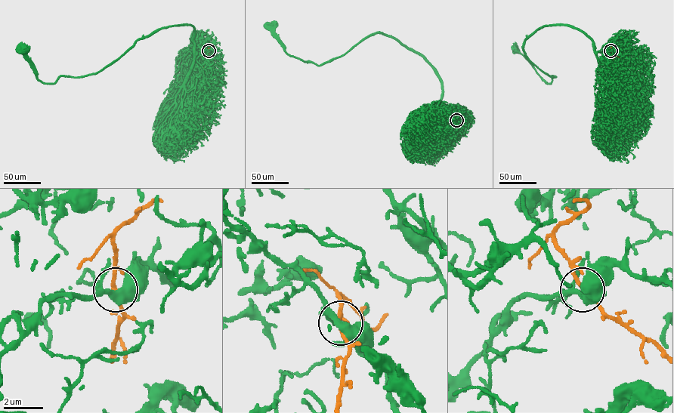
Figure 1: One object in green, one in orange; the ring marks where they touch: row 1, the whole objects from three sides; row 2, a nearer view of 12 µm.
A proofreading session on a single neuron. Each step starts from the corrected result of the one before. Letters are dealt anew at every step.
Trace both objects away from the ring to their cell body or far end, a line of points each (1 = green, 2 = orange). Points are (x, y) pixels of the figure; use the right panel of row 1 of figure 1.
1: (611, 50), (605, 58), (595, 53), (580, 29), (541, 27), (524, 52), (555, 76), (548, 83), (515, 50)
2: (611, 50), (617, 57), (615, 61), (612, 57)

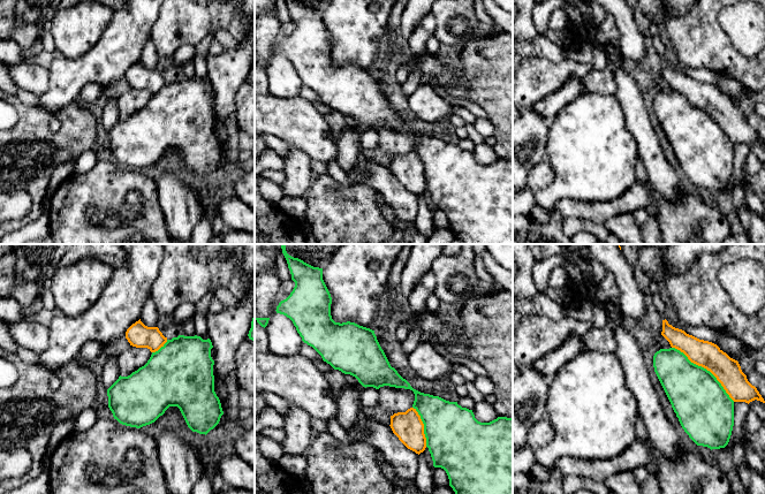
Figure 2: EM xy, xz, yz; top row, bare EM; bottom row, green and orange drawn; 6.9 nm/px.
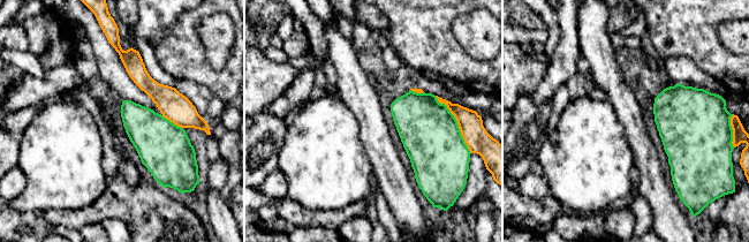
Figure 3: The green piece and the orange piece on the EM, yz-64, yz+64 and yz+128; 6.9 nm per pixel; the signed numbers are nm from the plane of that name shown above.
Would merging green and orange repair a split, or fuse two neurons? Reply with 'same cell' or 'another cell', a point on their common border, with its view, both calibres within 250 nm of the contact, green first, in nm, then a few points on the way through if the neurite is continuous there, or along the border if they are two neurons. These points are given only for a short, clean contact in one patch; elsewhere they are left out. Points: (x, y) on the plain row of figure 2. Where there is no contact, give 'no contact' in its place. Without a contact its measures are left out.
another cell; contact yz (705, 111); calibres 380 and 190 nm

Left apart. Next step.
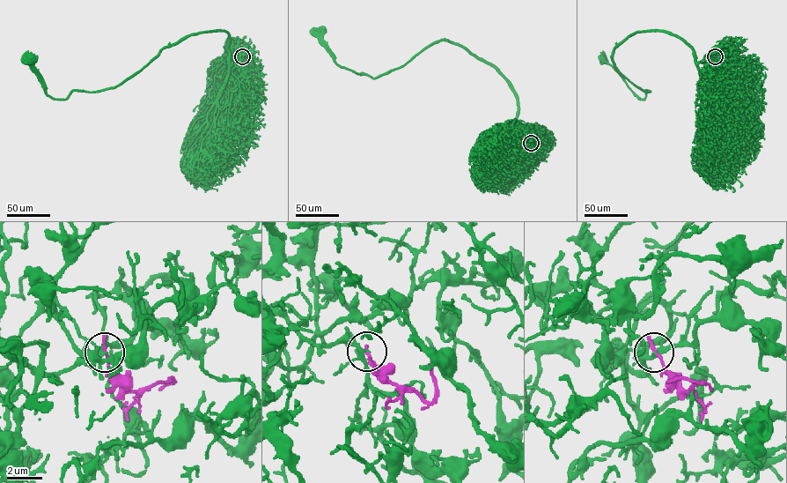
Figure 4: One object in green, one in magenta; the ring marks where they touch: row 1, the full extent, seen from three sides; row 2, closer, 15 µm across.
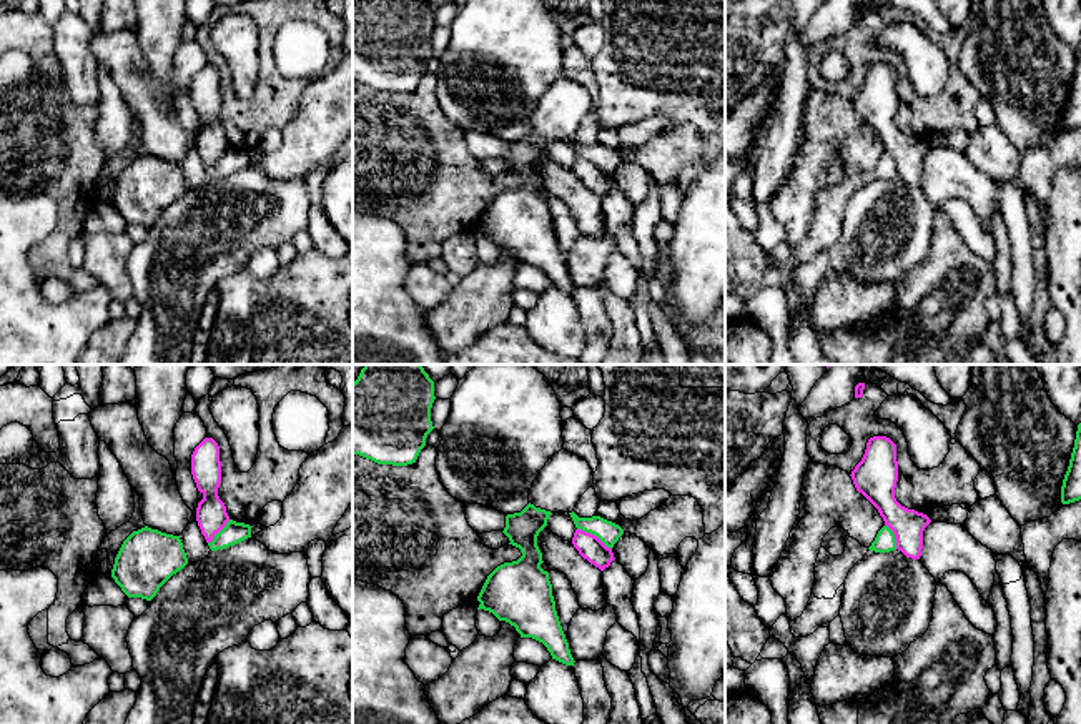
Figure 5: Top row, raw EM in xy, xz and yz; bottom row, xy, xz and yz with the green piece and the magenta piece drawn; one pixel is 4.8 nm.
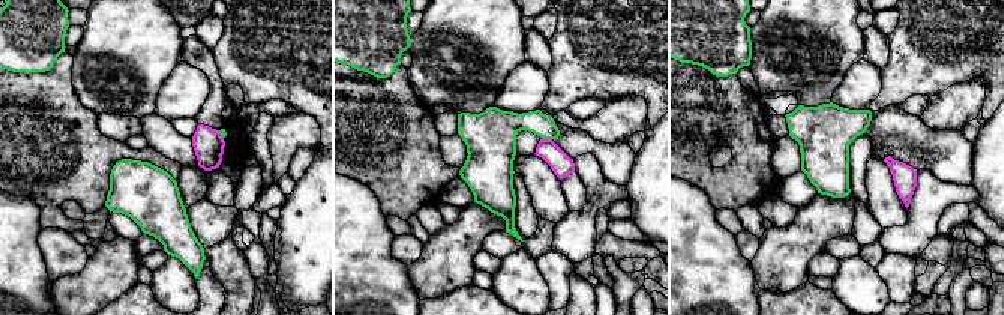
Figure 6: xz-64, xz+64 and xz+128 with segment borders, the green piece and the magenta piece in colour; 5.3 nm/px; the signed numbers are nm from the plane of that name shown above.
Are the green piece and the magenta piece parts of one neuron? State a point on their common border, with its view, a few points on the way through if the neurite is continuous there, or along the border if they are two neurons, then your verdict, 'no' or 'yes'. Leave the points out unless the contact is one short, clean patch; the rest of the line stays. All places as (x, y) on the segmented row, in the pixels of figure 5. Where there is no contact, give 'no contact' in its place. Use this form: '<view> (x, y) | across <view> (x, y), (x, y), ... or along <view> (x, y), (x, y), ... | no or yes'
xz (594, 535) | along xz (577, 528), (596, 535), (611, 550) | no

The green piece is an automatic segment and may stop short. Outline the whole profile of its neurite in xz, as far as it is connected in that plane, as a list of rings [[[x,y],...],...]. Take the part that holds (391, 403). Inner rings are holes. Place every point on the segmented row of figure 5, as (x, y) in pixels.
[[[364,364],[353,383],[353,454],[378,464],[416,463],[427,434],[434,429],[434,399],[434,381],[421,364]]]

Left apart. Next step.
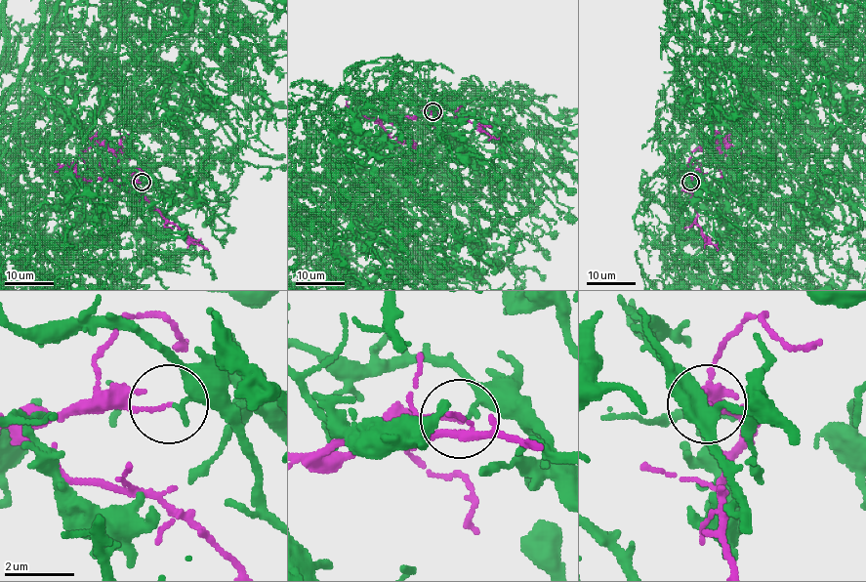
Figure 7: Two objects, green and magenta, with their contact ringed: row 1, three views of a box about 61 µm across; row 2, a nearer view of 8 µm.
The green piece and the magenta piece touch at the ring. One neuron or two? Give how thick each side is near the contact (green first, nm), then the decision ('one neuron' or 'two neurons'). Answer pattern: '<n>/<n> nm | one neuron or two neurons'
180/110 nm | two neurons

